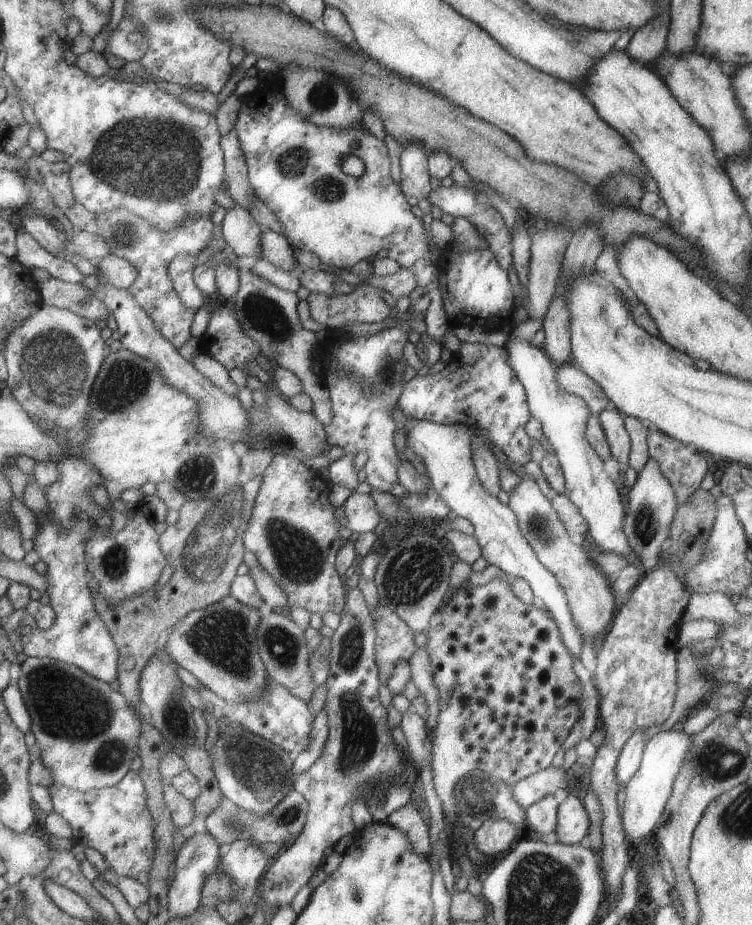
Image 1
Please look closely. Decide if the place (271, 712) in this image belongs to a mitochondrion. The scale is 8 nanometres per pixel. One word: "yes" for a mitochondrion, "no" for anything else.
no

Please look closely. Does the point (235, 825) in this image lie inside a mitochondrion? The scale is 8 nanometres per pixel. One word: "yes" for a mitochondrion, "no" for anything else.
yes

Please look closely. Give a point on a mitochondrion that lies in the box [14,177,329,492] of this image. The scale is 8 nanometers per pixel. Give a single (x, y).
(124, 382)

